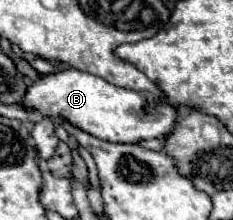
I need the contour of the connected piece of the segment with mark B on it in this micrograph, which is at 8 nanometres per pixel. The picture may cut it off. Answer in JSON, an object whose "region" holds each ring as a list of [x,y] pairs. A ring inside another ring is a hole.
{"region":[[[71,67],[57,73],[41,75],[35,83],[27,87],[21,105],[25,109],[39,111],[43,117],[63,119],[81,131],[111,143],[137,143],[141,139],[161,139],[177,123],[177,113],[171,105],[151,101],[143,93],[111,85],[97,75],[83,73]],[[145,105],[151,105],[153,109],[145,111]]]}

